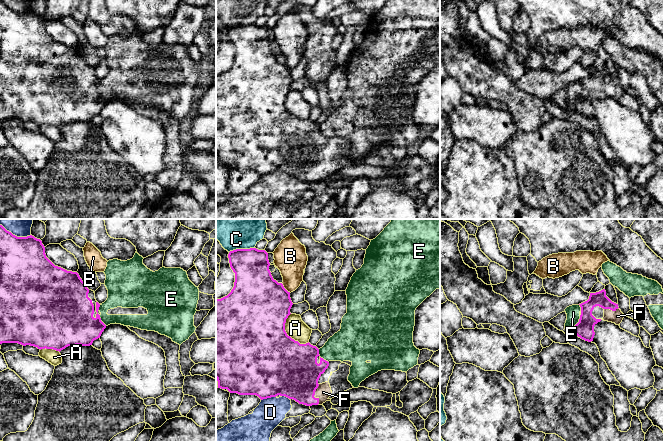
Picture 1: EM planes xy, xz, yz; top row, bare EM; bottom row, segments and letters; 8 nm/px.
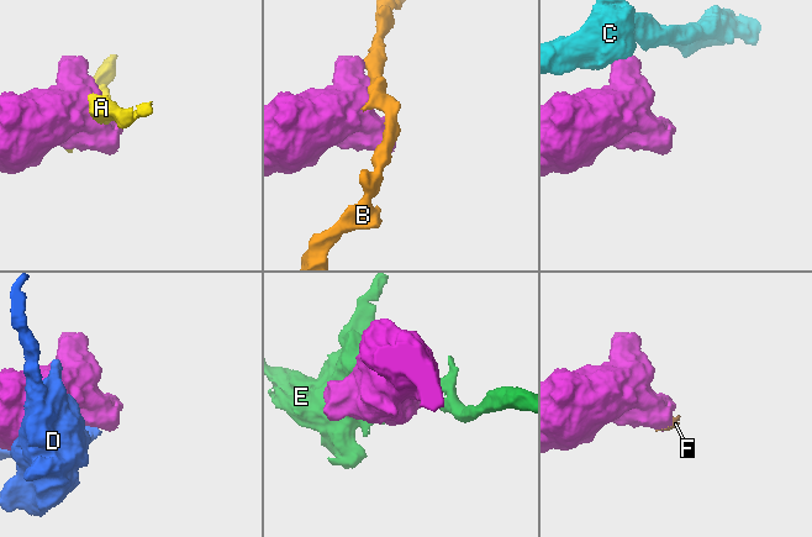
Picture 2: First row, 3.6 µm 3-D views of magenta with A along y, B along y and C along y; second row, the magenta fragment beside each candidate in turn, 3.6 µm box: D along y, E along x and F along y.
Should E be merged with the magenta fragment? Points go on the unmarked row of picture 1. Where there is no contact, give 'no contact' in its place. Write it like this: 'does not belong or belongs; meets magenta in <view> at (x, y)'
does not belong; meets magenta in xz at (320, 133)

